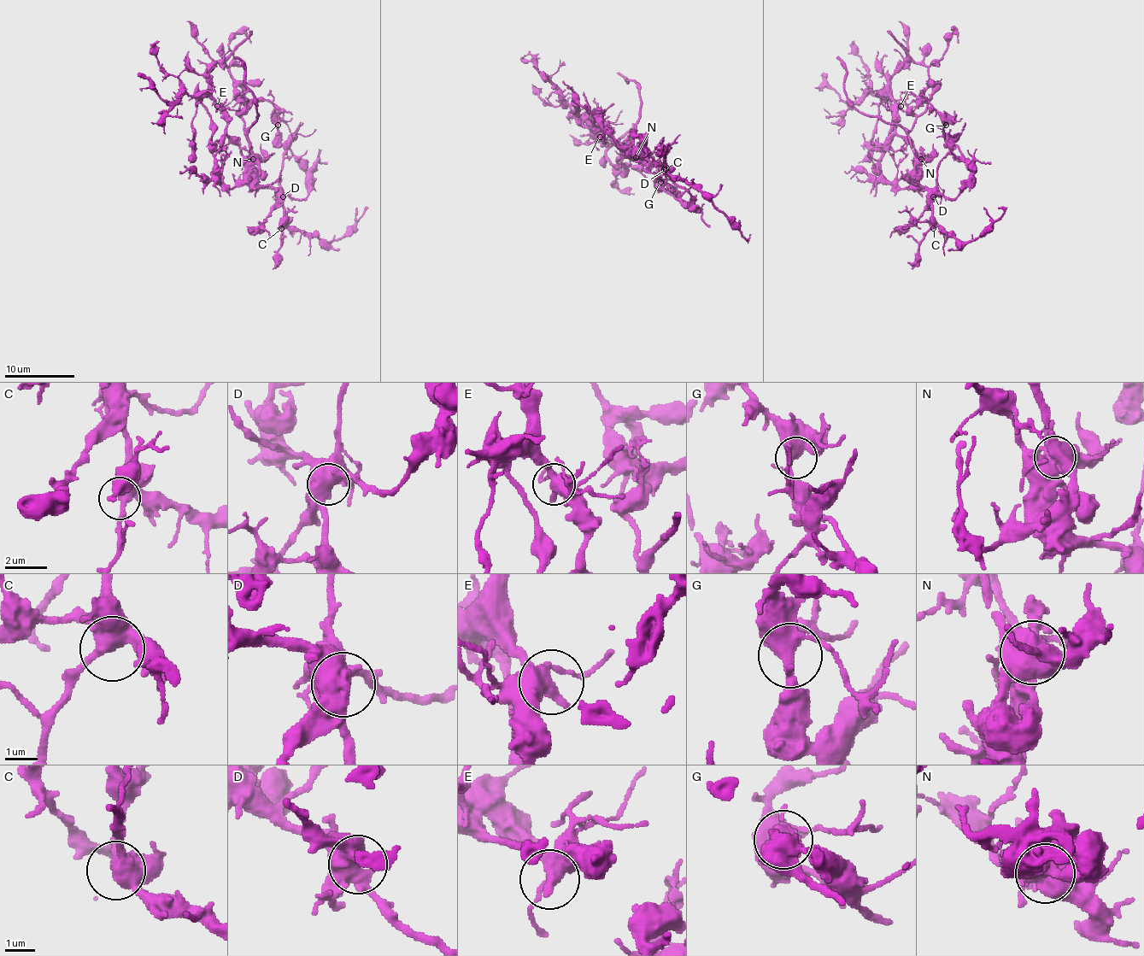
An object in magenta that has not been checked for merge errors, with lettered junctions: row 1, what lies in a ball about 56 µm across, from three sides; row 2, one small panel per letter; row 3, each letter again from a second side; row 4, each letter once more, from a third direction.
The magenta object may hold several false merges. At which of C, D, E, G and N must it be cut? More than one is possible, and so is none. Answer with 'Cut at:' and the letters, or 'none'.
Cut at: N

